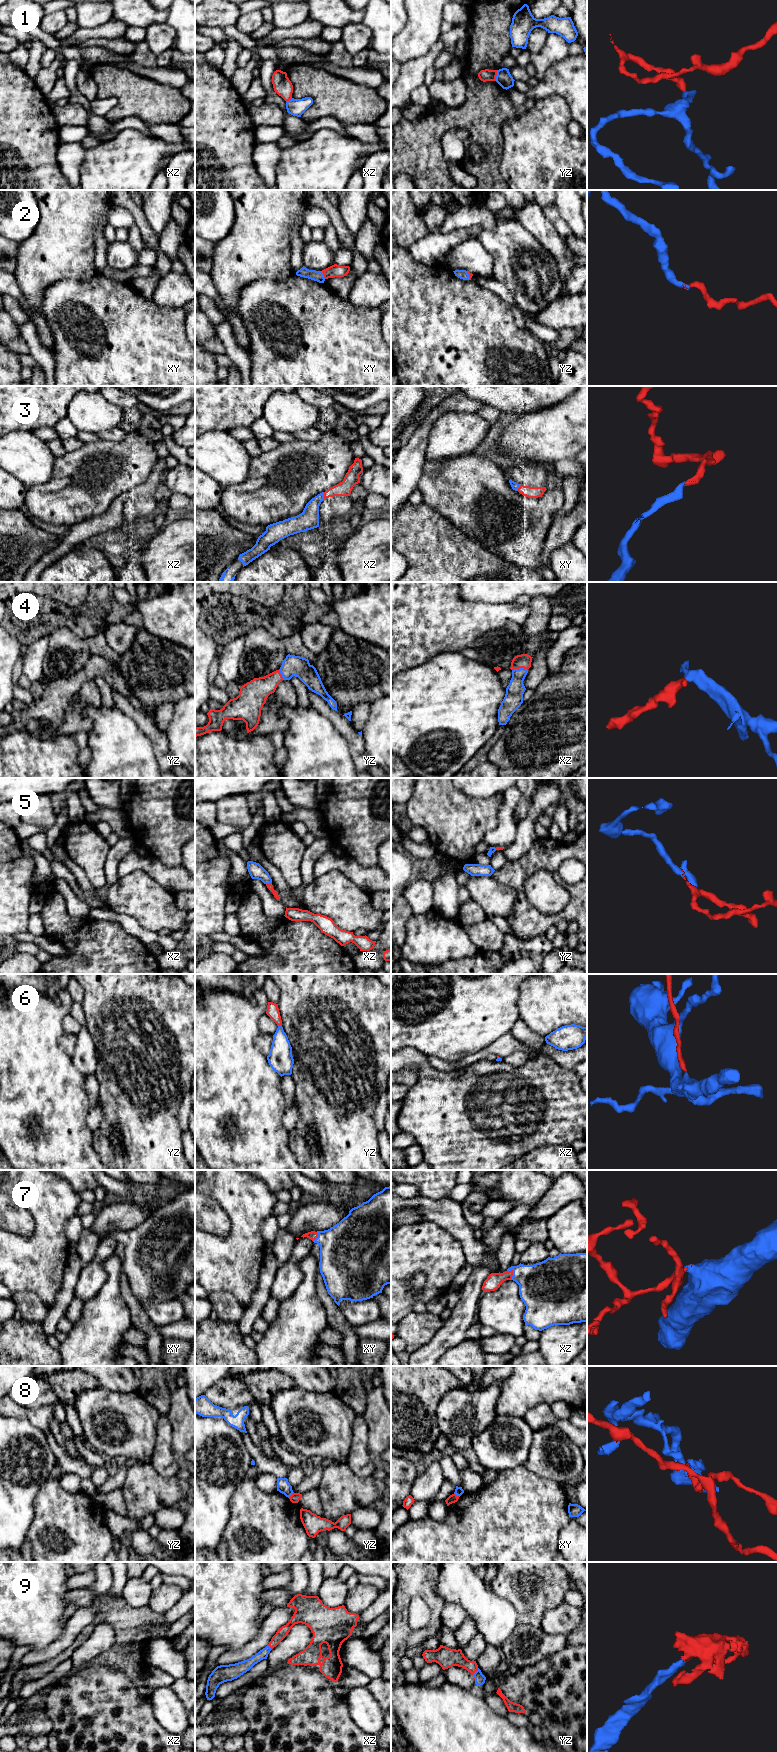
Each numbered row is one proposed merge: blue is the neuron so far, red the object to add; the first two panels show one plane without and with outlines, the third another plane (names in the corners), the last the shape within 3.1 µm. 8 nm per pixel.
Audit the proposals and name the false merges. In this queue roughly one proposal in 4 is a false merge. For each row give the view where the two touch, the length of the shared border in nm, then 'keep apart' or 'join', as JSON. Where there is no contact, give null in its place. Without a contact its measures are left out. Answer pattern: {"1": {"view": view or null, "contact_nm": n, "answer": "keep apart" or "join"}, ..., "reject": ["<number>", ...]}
{"1": {"view": "yz", "contact_nm": 90, "answer": "keep apart"}, "2": {"view": "xy", "contact_nm": 70, "answer": "join"}, "3": {"view": "xz", "contact_nm": 60, "answer": "join"}, "4": {"view": "xz", "contact_nm": 130, "answer": "join"}, "5": {"view": "xz", "contact_nm": 50, "answer": "join"}, "6": {"view": "yz", "contact_nm": 30, "answer": "join"}, "7": {"view": "xz", "contact_nm": 90, "answer": "join"}, "8": {"view": "yz", "contact_nm": 60, "answer": "keep apart"}, "9": {"view": "yz", "contact_nm": 80, "answer": "join"}, "reject": ["1", "8"]}

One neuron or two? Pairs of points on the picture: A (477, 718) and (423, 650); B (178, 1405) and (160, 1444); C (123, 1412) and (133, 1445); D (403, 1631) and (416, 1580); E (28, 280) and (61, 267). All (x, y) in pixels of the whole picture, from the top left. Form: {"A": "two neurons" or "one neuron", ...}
{"A": "two neurons", "B": "two neurons", "C": "one neuron", "D": "one neuron", "E": "one neuron"}

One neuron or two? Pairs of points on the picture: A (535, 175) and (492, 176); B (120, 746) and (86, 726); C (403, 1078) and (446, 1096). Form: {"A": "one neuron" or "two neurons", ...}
{"A": "two neurons", "B": "two neurons", "C": "two neurons"}

